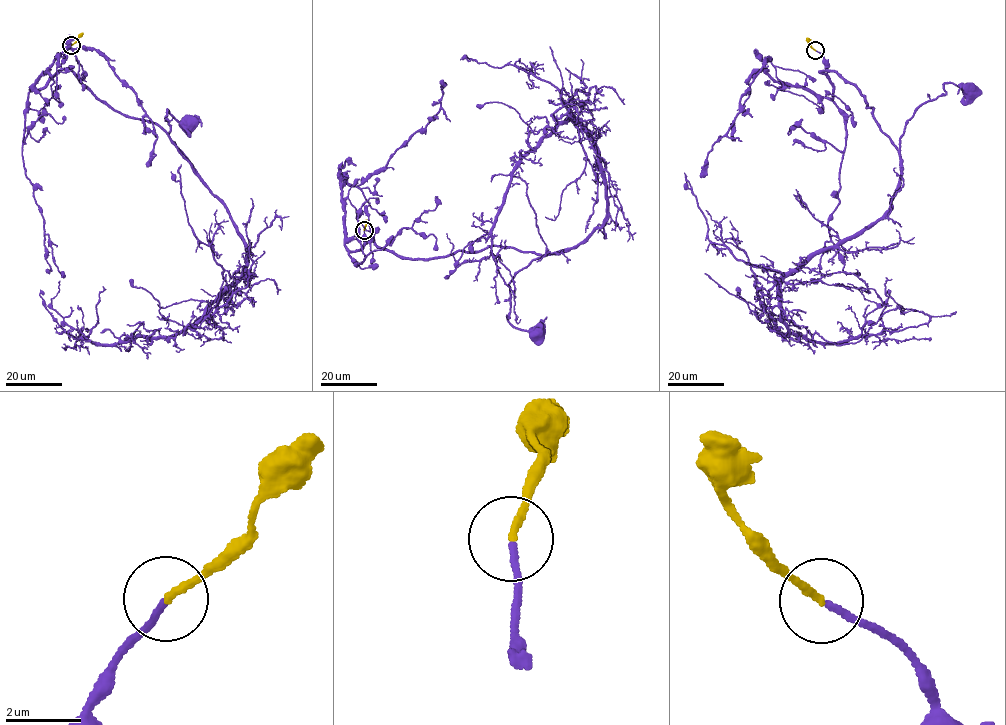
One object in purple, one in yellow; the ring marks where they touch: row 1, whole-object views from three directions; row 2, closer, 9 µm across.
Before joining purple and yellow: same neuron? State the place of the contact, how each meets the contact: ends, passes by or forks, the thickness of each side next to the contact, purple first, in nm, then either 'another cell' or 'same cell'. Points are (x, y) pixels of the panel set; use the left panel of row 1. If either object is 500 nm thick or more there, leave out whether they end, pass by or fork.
place (71, 45); purple ends; yellow ends; calibres 170 and 180 nm; same cell

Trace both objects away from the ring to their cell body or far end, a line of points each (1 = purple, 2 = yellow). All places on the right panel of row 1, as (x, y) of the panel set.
1: (816, 50), (821, 72), (854, 83), (898, 149), (916, 110), (943, 95), (944, 84), (971, 91)
2: (815, 50), (807, 37)

